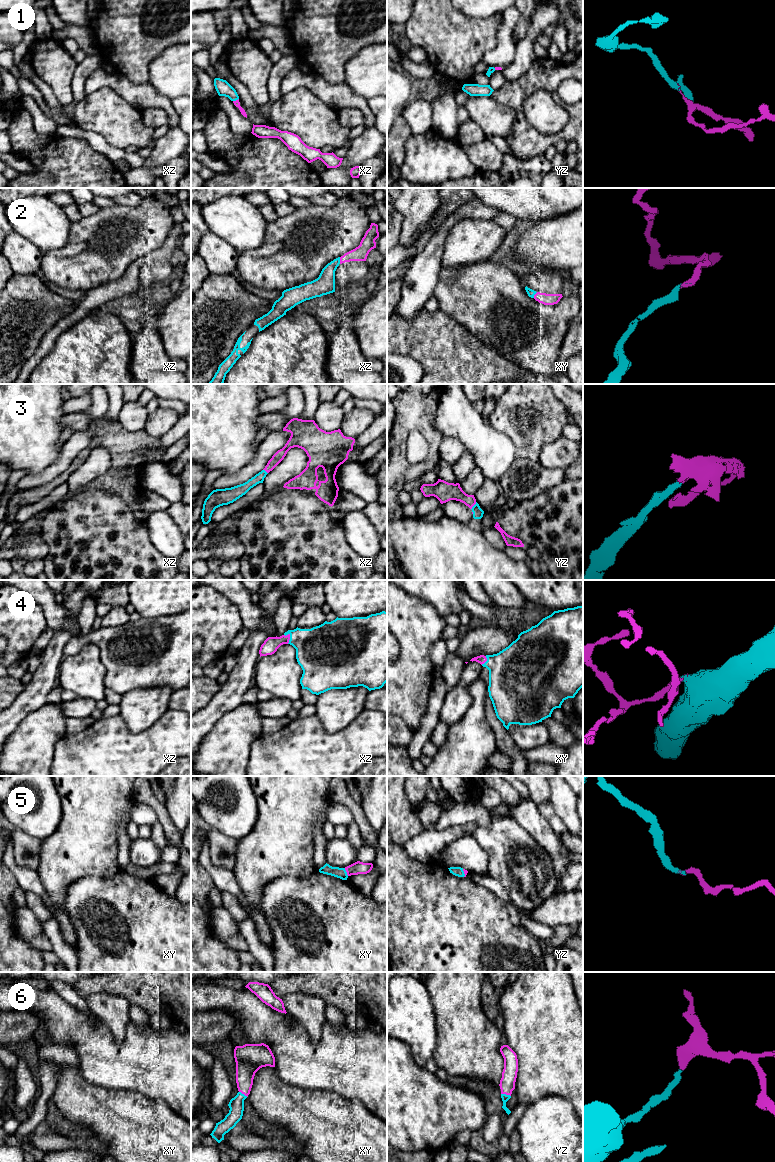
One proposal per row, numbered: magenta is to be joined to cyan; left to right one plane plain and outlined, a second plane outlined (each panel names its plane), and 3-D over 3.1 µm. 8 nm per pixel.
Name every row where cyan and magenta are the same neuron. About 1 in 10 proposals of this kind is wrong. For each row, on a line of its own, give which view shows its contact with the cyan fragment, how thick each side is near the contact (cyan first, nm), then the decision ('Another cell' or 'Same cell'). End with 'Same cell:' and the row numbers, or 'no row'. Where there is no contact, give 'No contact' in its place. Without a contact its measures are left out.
1: Touches cyan in xz. Thickness 120 nm (cyan) against 50 nm. Same cell
2: Touches cyan in xz. Thickness 160 nm (cyan) against 120 nm. Same cell
3: Touches cyan in yz. Thickness 80 nm (cyan) against 150 nm. Same cell
4: Touches cyan in xz. Thickness 360 nm (cyan) against 120 nm. Same cell
5: Touches cyan in xy. Thickness 90 nm (cyan) against 100 nm. Same cell
6: Touches cyan in yz. Thickness 60 nm (cyan) against 130 nm. Same cell
Same cell: 1, 2, 3, 4, 5, 6

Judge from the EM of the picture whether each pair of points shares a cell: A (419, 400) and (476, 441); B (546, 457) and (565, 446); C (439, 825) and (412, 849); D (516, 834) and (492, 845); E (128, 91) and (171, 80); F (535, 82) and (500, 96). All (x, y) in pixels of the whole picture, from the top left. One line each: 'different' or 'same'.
A: different
B: same
C: different
D: same
E: different
F: same

